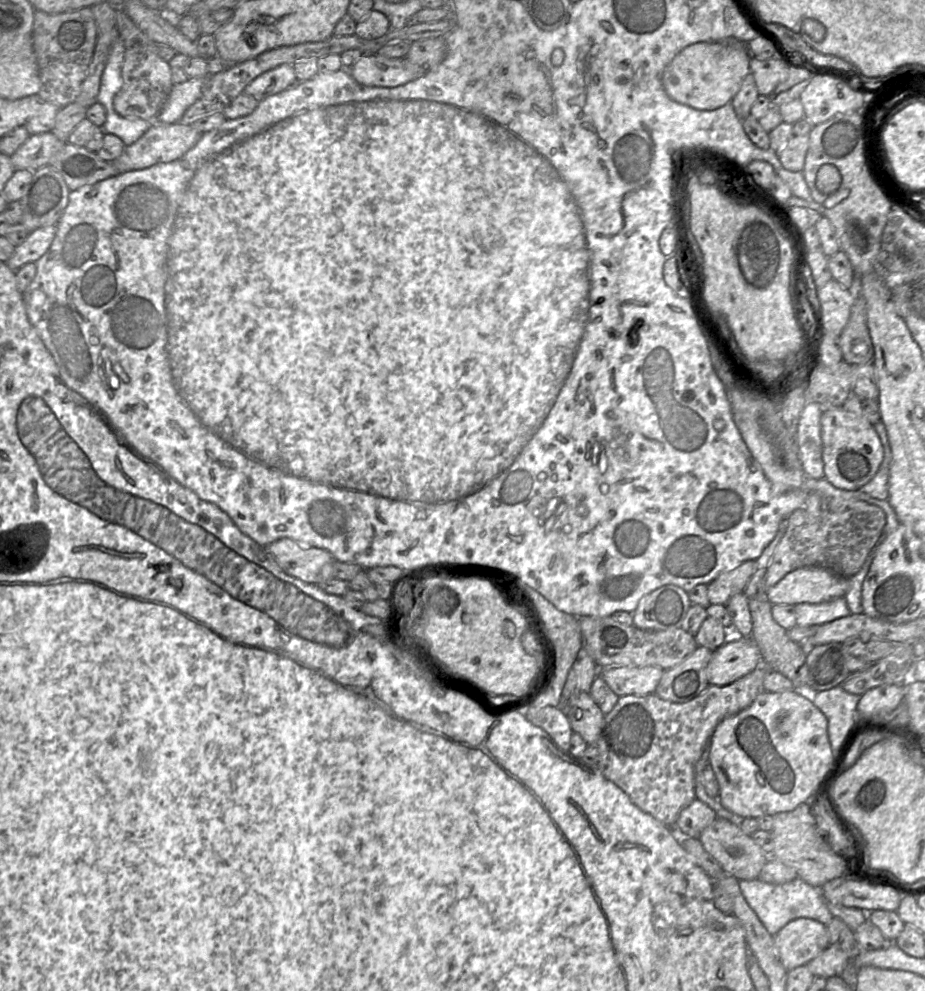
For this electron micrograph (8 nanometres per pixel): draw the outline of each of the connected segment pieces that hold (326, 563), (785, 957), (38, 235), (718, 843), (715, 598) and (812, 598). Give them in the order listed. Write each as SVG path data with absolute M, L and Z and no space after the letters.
M289 538L270 543L266 549L288 575L308 584L334 578L334 557L324 549L302 545Z
M810 918L794 919L774 935L774 945L787 971L806 965L830 945L827 925Z
M56 226L42 227L29 233L26 240L17 246L6 262L16 271L27 263L37 262L50 248L56 234Z
M717 817L698 839L725 873L738 880L757 879L770 857L739 826L724 818Z
M750 560L732 571L719 575L707 586L707 596L710 604L726 606L726 603L732 596L744 592L755 570L756 562Z
M803 567L791 571L767 590L772 605L818 604L845 597L850 577L843 577L823 567Z

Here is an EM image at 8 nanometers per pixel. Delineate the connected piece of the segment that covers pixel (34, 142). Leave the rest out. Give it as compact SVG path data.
M53 132L30 135L10 158L15 169L36 171L49 165L66 142Z

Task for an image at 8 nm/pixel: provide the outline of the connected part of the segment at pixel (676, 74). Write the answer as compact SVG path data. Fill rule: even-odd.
M697 42L678 52L661 75L666 94L674 101L699 110L713 110L731 102L743 79L750 73L748 49L733 48L725 42Z

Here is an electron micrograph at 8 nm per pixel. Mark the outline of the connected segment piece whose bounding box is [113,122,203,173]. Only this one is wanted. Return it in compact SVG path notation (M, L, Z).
M153 122L135 143L125 147L113 164L119 173L125 173L177 160L197 143L202 134L187 122Z

